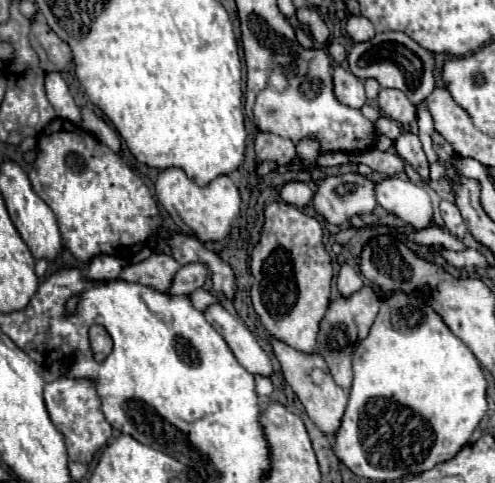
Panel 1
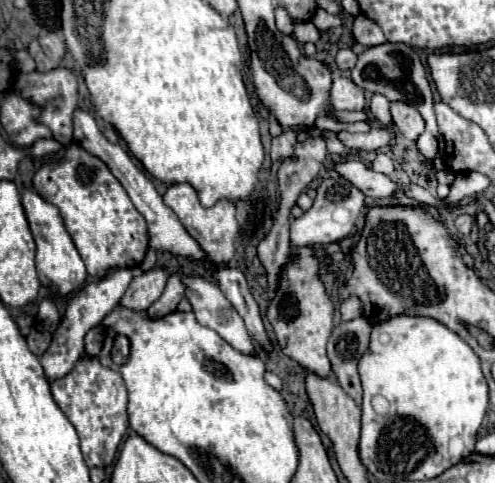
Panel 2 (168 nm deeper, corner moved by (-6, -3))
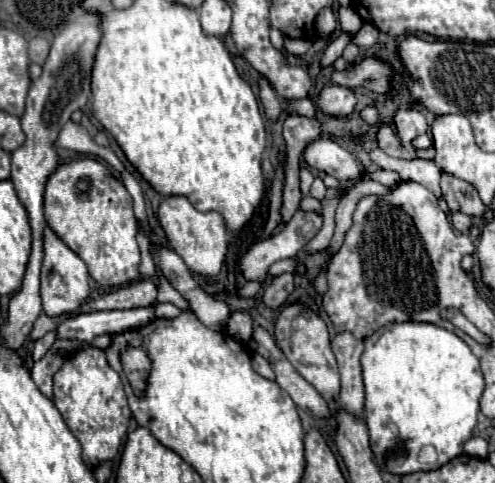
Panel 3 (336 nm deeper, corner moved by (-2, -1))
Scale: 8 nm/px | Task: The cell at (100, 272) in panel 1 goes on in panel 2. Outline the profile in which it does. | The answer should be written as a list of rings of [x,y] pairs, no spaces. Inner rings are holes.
[[[111,268],[101,280],[97,282],[89,282],[85,284],[73,298],[67,300],[67,306],[65,306],[65,316],[61,318],[59,322],[59,328],[55,330],[53,334],[53,342],[51,346],[47,348],[47,352],[41,356],[41,364],[43,364],[43,370],[45,370],[45,376],[49,380],[57,380],[61,376],[65,376],[73,366],[75,362],[83,356],[83,338],[85,334],[97,326],[107,312],[111,312],[119,300],[123,298],[129,282],[141,274],[141,268]]]

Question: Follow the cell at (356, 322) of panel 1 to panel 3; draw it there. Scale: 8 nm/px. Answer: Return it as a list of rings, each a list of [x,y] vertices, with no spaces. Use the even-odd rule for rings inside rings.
[[[343,332],[331,340],[331,348],[341,372],[341,394],[337,402],[351,416],[363,418],[365,392],[363,392],[361,362],[359,362],[363,354],[363,340],[355,338],[349,332]]]

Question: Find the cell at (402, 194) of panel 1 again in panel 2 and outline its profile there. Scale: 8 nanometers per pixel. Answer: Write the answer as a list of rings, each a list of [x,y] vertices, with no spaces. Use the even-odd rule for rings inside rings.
[[[357,160],[345,162],[345,164],[335,164],[335,170],[343,178],[347,178],[351,184],[355,184],[369,198],[395,198],[401,190],[401,186],[397,182],[393,182],[389,176],[377,174]]]

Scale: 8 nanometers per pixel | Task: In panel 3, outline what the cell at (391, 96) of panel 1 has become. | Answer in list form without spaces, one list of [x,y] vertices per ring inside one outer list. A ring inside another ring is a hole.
[[[399,108],[393,122],[395,122],[395,128],[397,128],[397,136],[401,138],[401,144],[409,150],[413,150],[411,140],[429,130],[425,116],[419,110],[413,110],[413,108]]]

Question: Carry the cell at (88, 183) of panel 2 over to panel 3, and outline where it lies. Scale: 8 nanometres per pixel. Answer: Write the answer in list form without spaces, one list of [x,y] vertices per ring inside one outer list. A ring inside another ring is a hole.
[[[93,158],[61,164],[45,188],[47,226],[87,264],[91,278],[101,286],[123,286],[141,280],[141,252],[135,240],[133,200],[123,182]]]

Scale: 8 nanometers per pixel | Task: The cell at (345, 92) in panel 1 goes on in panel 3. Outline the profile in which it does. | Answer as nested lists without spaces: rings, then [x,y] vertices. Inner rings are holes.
[[[327,84],[319,92],[315,102],[317,102],[317,106],[323,114],[343,118],[343,116],[349,116],[353,112],[357,98],[349,88],[343,88],[343,86],[337,86],[337,84]]]

